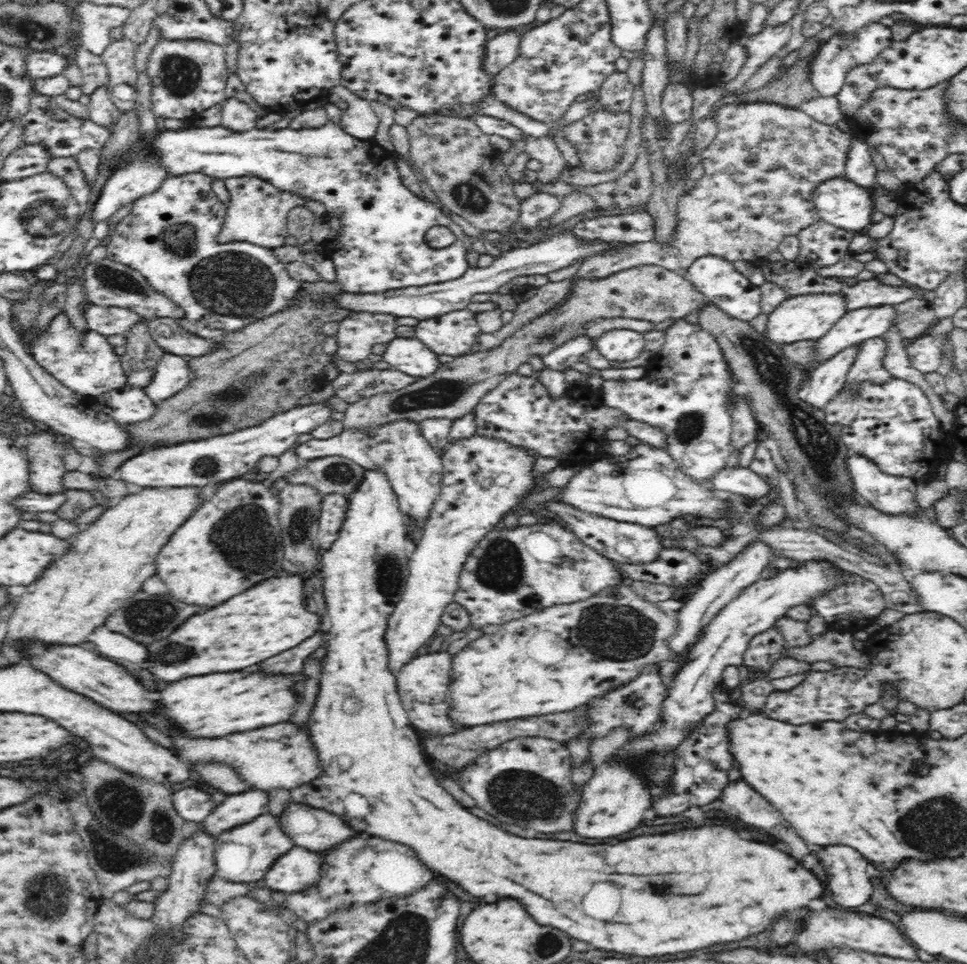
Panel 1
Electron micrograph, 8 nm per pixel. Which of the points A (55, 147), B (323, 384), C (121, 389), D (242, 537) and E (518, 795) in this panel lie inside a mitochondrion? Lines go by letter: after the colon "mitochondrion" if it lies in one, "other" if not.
A: other
B: other
C: other
D: mitochondrion
E: mitochondrion

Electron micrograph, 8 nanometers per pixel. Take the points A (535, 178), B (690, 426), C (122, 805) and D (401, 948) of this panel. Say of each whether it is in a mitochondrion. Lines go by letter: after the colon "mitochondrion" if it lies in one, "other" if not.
A: other
B: mitochondrion
C: mitochondrion
D: mitochondrion

